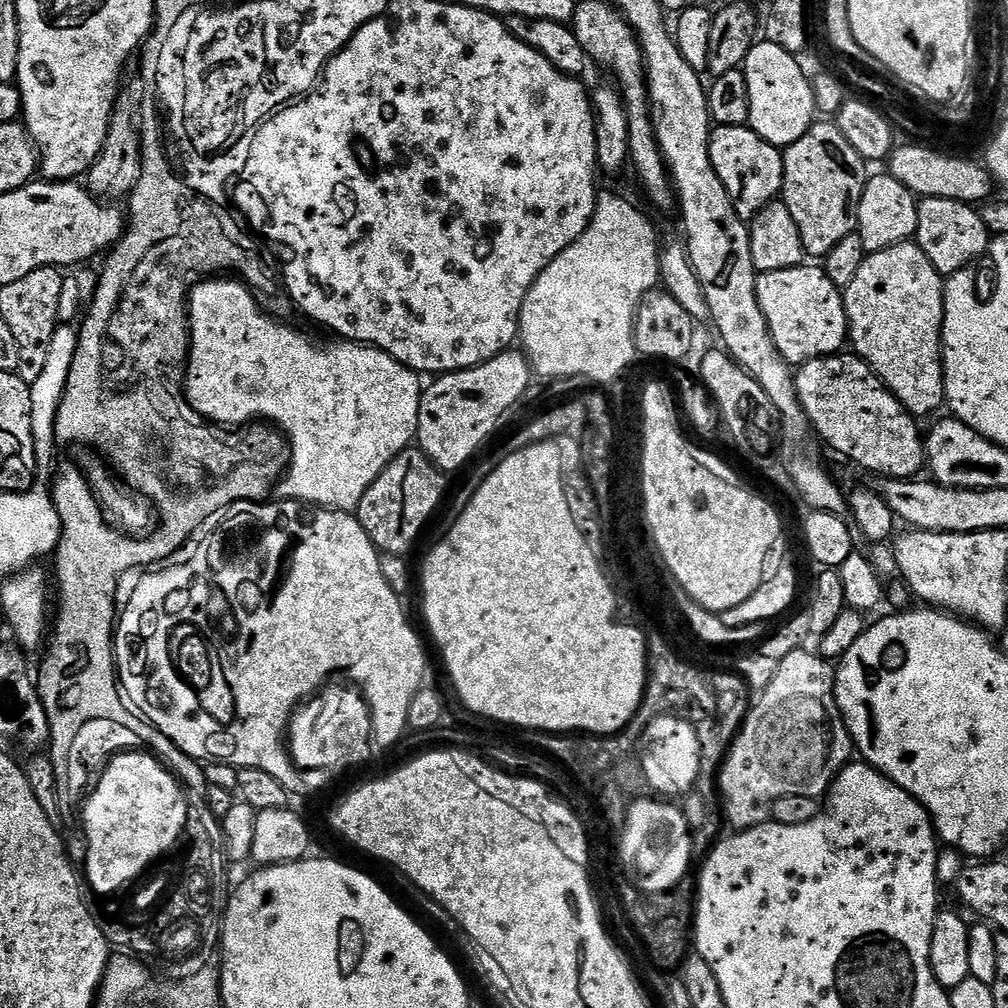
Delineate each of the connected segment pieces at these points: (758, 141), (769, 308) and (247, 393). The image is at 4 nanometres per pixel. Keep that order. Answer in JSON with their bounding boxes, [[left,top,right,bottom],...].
[[710,127,784,222],[756,267,850,366],[186,278,422,512]]

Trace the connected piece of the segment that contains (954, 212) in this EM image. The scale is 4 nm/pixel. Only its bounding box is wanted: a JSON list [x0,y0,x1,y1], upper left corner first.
[914,198,990,278]

